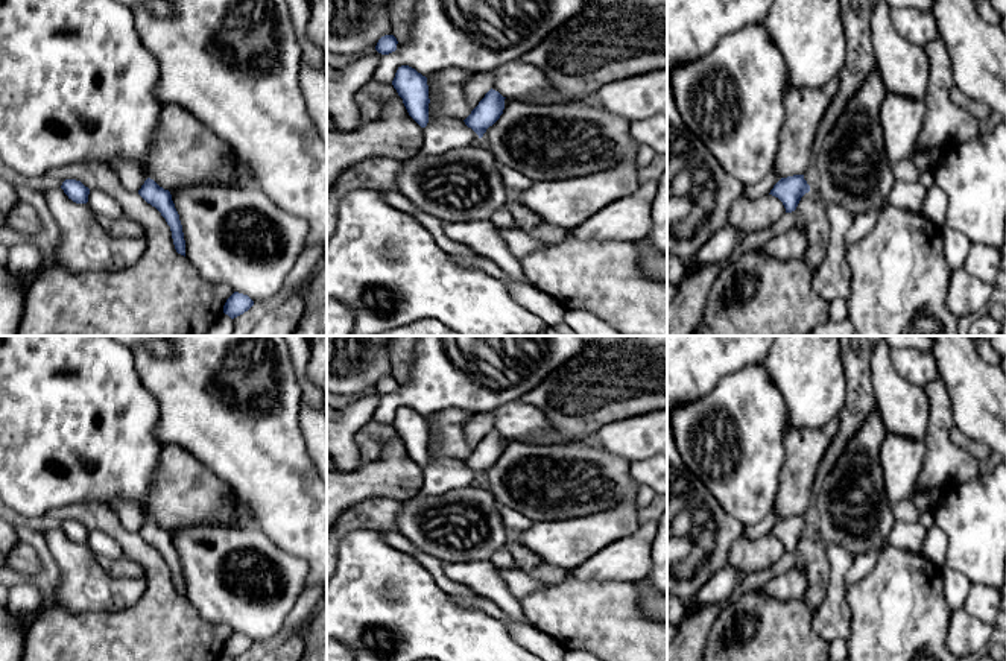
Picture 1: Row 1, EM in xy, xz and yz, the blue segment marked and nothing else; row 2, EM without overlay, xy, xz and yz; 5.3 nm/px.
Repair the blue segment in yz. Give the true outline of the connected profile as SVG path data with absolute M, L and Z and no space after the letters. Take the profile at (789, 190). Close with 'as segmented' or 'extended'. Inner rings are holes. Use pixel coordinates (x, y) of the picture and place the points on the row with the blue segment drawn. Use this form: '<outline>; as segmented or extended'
M793 175L787 178L781 178L769 195L778 198L786 213L792 213L796 210L801 198L810 191L810 185L804 179L804 175Z; as segmented

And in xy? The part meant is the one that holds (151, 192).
M147 178L138 190L138 195L161 213L161 216L170 226L176 252L185 257L185 240L182 225L172 201L170 191L164 190L153 179Z; as segmented

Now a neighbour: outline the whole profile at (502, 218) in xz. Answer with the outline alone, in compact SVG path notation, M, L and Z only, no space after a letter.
M505 205L498 210L495 210L489 219L498 229L511 229L515 225L515 220L512 217L512 213Z

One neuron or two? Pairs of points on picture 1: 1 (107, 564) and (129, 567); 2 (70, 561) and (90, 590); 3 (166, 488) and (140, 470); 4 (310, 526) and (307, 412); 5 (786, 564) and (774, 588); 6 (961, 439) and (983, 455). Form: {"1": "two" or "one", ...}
{"1": "one", "2": "one", "3": "two", "4": "two", "5": "two", "6": "one"}

